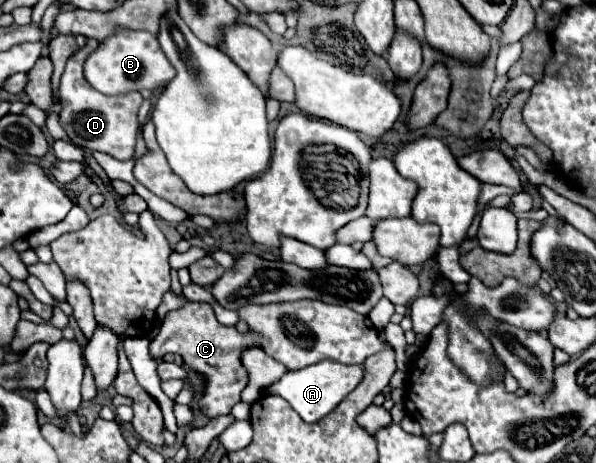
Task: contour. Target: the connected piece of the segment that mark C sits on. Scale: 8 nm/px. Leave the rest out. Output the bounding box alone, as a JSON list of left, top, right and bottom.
[149,303,259,417]

